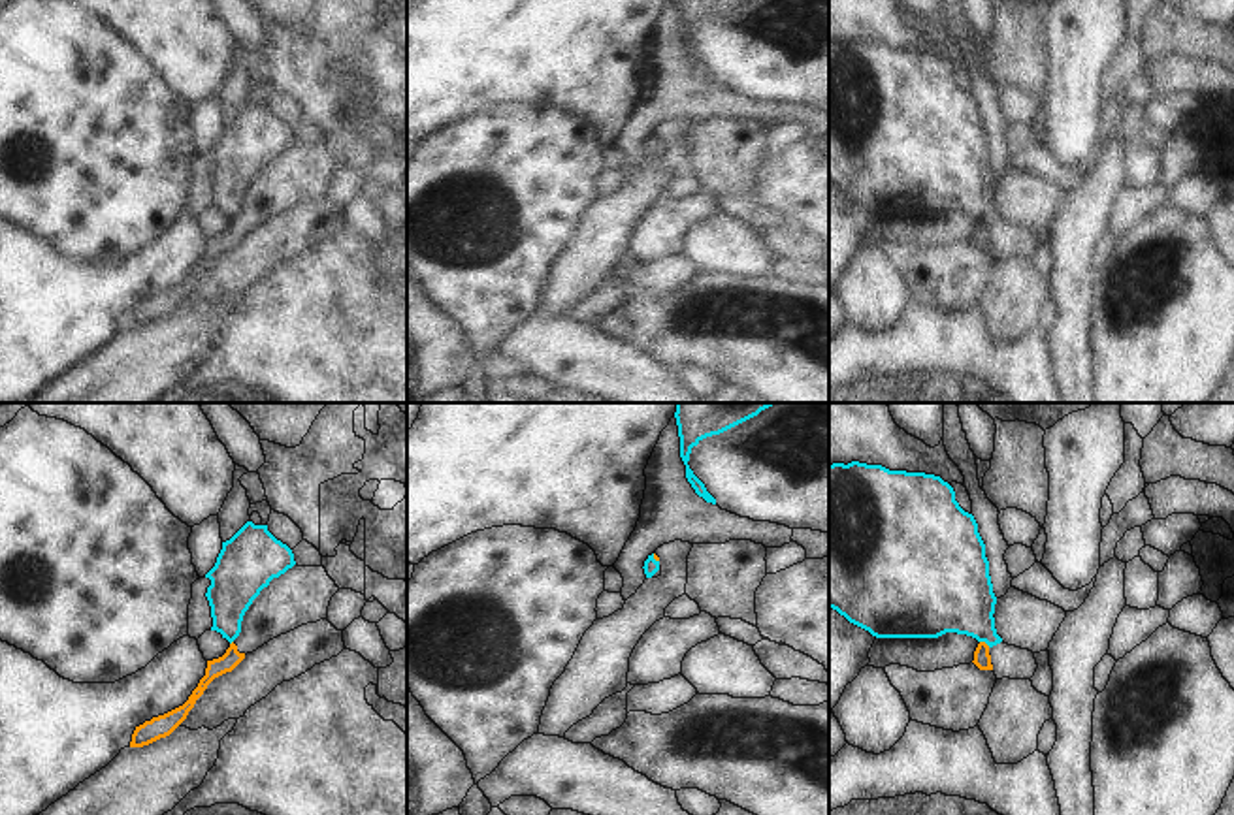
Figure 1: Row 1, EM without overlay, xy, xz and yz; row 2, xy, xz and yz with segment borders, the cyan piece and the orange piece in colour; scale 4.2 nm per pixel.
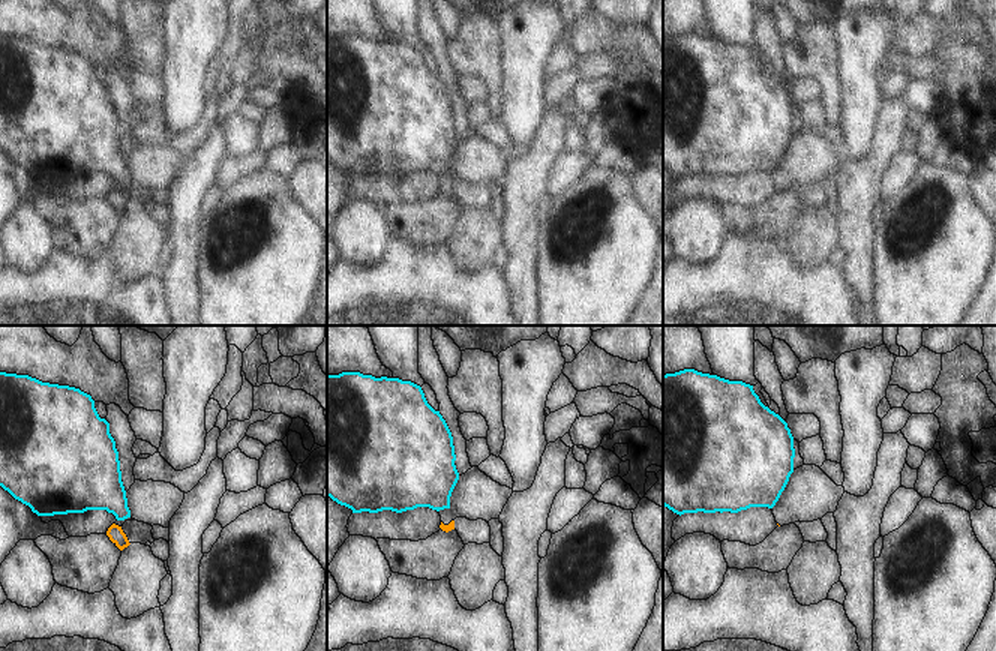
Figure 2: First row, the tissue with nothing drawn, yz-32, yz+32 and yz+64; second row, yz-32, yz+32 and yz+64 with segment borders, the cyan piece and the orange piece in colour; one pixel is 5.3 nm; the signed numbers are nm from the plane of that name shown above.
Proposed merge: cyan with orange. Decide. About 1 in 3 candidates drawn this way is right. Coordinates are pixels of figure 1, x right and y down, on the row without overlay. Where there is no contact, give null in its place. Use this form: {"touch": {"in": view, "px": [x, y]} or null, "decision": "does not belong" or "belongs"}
{"touch": {"in": "yz", "px": [986, 221]}, "decision": "does not belong"}

